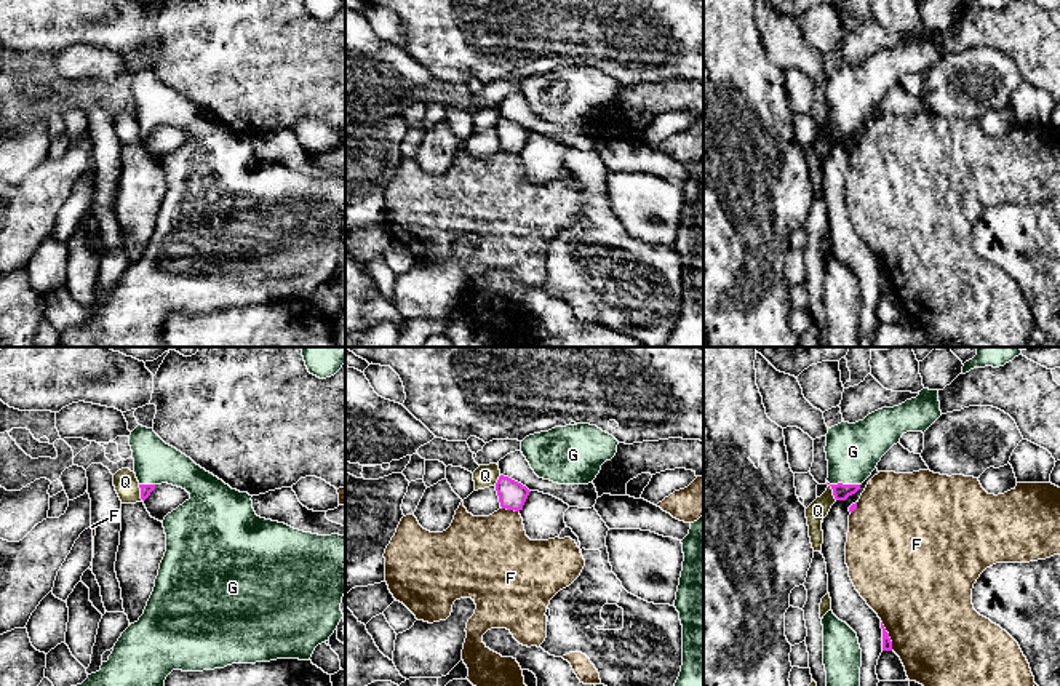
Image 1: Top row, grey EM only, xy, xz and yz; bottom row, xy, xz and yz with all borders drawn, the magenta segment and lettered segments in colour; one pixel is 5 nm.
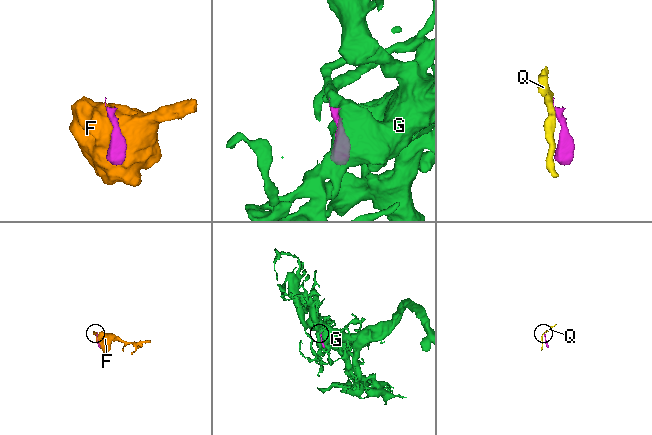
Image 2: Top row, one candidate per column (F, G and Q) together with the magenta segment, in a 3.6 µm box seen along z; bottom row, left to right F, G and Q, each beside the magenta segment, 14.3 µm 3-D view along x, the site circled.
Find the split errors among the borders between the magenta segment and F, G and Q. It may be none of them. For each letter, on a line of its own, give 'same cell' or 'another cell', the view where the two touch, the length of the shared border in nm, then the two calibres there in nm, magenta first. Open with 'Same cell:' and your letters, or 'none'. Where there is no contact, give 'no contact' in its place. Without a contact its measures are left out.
Same cell: G
F: another cell; meets magenta in yz; contact 160 nm long; 50 nm thick on the magenta side, 480 nm on the other
G: same cell; meets magenta in yz; contact 160 nm long; 80 nm thick on the magenta side, 280 nm on the other
Q: another cell; meets magenta in yz; contact 100 nm long; 80 nm thick on the magenta side, 100 nm on the other

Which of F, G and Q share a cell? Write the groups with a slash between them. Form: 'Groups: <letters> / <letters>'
Groups: F / G / Q

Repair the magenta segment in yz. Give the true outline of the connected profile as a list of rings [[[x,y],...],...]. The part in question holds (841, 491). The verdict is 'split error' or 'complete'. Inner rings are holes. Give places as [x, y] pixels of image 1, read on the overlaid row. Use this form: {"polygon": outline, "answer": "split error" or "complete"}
{"polygon": [[[923,389],[916,398],[883,408],[855,424],[841,422],[827,433],[828,478],[836,501],[860,489],[881,457],[907,432],[926,432],[942,416],[938,390]]], "answer": "split error"}

